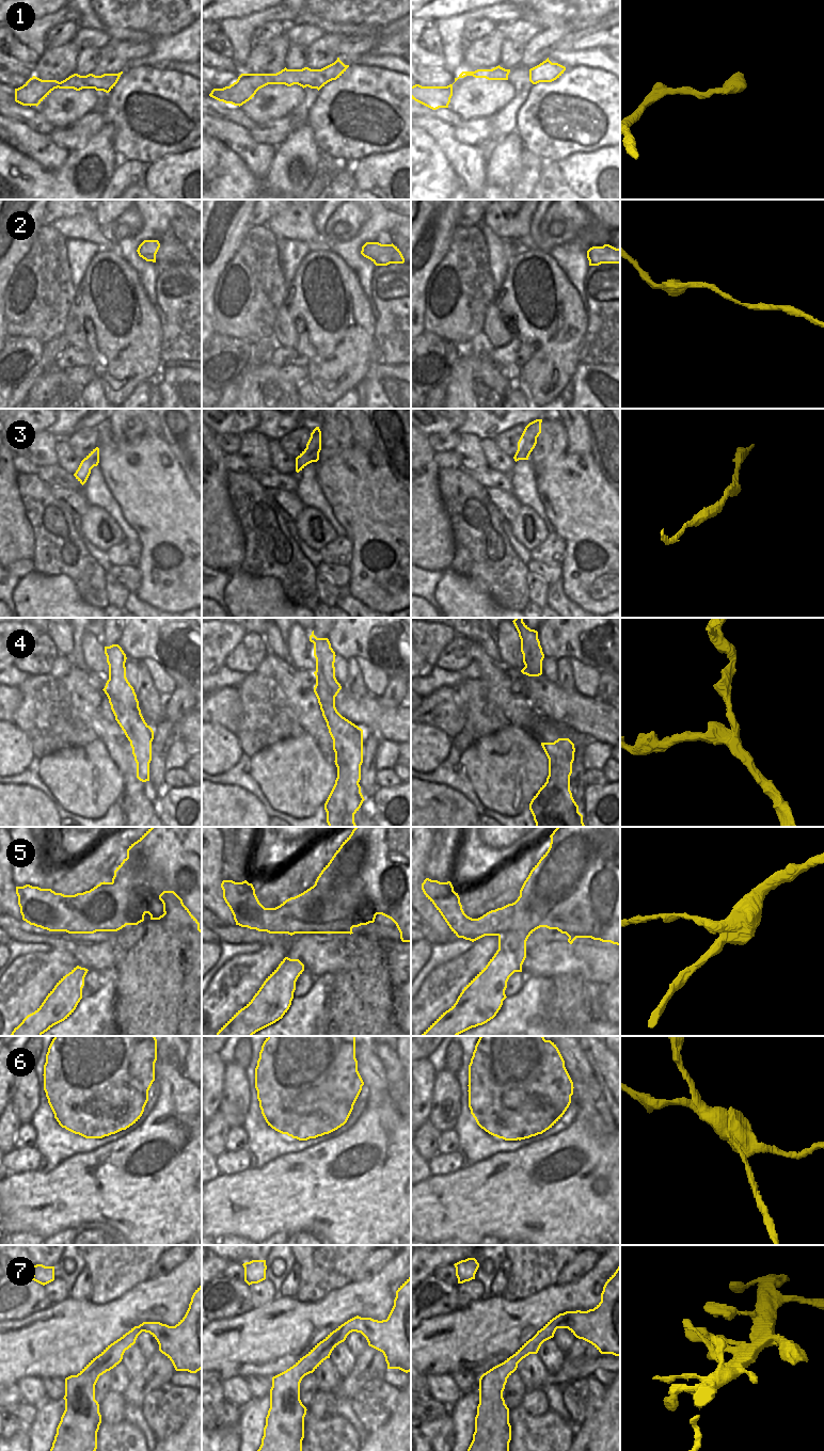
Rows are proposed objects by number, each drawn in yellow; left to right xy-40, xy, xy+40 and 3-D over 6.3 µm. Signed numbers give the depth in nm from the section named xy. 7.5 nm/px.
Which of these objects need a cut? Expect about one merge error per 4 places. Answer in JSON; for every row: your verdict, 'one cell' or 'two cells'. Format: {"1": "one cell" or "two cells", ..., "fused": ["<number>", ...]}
{"1": "one cell", "2": "one cell", "3": "one cell", "4": "one cell", "5": "two cells", "6": "two cells", "7": "one cell", "fused": ["5", "6"]}

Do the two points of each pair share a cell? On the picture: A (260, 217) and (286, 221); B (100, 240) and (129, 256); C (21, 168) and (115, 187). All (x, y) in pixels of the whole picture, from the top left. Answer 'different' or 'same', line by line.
A: different
B: different
C: different

